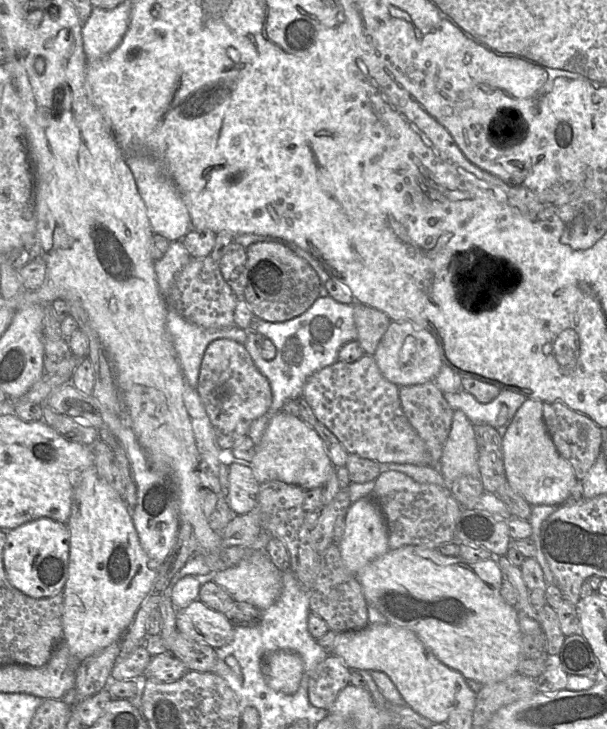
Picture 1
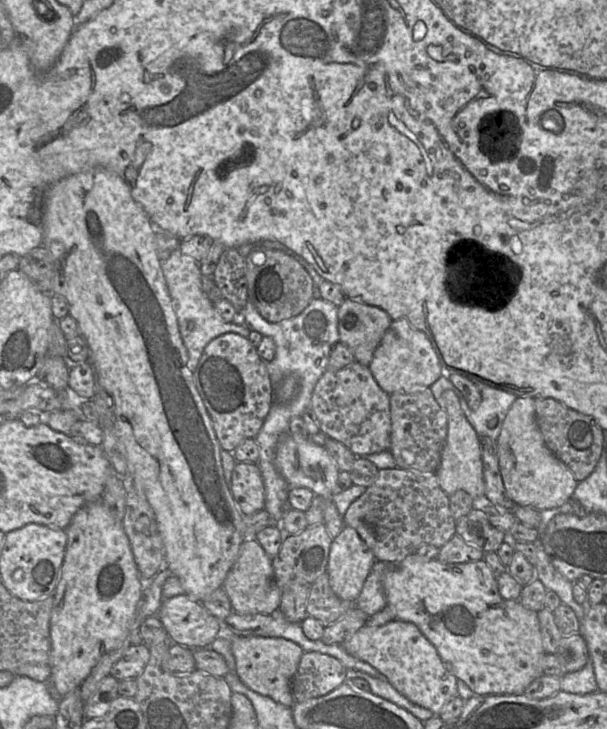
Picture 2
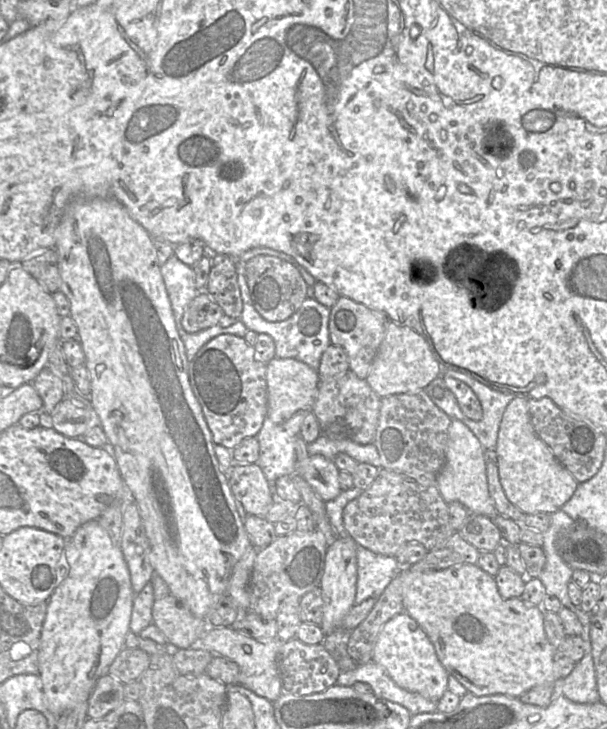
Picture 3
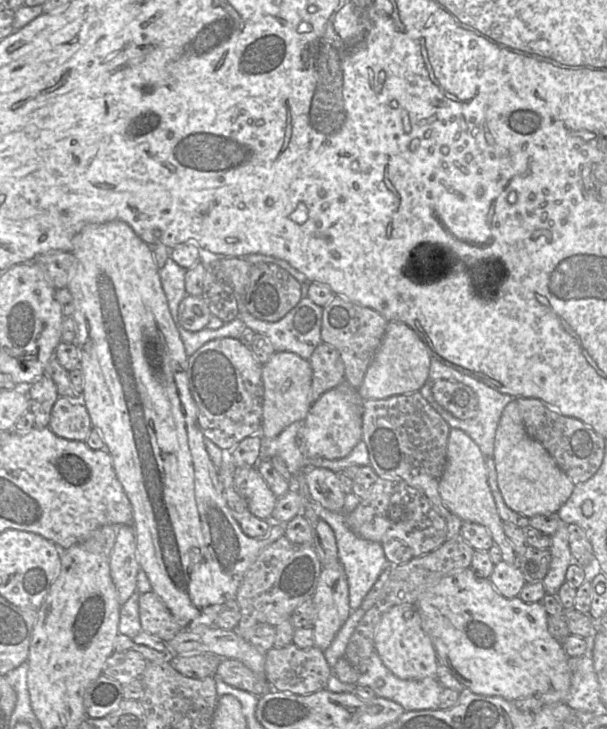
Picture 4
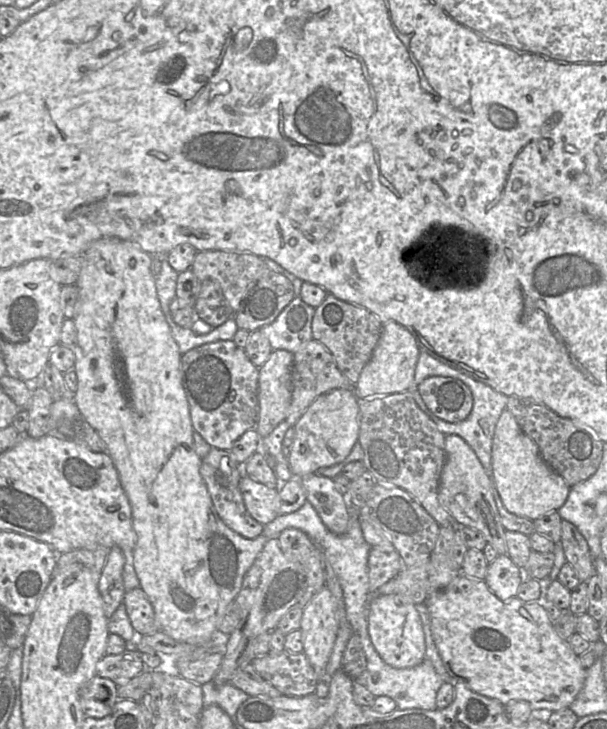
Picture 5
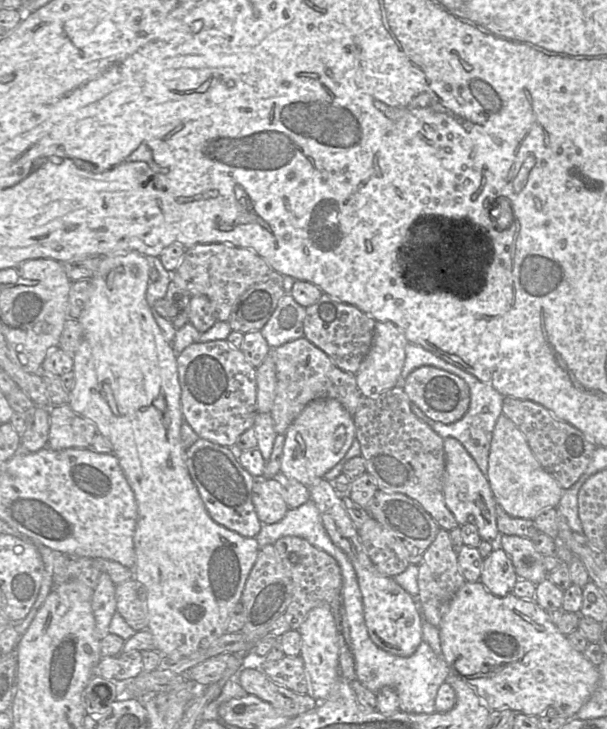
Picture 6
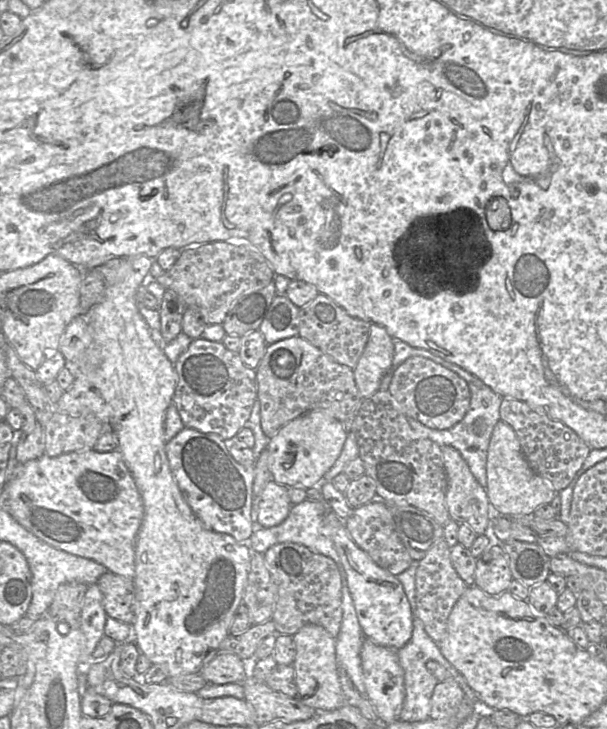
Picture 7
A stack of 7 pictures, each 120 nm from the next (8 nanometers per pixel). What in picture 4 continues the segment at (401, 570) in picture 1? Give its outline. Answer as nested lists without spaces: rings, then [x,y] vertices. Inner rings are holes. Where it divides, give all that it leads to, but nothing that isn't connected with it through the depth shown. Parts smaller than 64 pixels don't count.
[[[469,567],[443,577],[438,583],[427,589],[419,597],[416,607],[421,618],[422,629],[431,639],[437,654],[438,662],[447,666],[453,676],[474,694],[499,696],[512,702],[519,698],[534,696],[539,697],[545,705],[565,701],[569,693],[573,673],[568,666],[567,661],[569,657],[565,653],[563,646],[558,643],[548,631],[548,613],[542,602],[526,603],[518,596],[512,599],[505,598],[499,594],[489,578],[481,578],[477,576]]]

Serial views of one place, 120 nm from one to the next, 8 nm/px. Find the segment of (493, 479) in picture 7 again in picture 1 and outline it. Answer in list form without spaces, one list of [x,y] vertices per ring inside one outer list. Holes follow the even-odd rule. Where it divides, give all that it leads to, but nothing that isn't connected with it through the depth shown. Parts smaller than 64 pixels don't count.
[[[527,398],[502,437],[505,475],[512,489],[530,505],[562,505],[577,483],[572,465],[557,451],[543,419],[543,403]]]

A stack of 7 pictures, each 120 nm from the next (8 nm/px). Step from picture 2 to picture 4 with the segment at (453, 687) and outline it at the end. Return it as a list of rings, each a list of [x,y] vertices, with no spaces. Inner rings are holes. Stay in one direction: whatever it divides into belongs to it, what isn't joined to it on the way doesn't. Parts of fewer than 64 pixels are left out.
[[[401,604],[390,608],[377,627],[374,647],[383,664],[400,679],[437,678],[437,654],[431,639],[422,629],[416,605]]]

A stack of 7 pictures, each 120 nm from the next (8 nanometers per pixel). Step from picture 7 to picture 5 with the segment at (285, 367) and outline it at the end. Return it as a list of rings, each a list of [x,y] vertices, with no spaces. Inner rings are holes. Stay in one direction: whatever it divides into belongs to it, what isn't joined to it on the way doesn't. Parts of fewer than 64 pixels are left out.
[[[312,339],[293,354],[292,396],[285,421],[293,427],[312,402],[334,389],[353,389],[354,385],[338,369],[333,355],[327,348]]]

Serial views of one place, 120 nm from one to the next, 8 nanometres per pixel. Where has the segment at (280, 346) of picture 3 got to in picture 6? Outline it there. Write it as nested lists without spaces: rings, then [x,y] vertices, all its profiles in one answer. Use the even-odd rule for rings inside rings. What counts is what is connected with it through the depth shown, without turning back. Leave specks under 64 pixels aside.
[[[285,294],[260,332],[271,348],[279,347],[304,337],[305,315],[305,308]]]

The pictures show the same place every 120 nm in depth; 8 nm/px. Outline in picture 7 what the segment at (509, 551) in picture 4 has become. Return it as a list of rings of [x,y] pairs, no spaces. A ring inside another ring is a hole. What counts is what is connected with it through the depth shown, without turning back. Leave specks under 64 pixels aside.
[[[452,446],[440,447],[447,476],[446,506],[450,518],[458,524],[468,525],[477,535],[484,535],[492,520],[492,510],[486,489],[477,482],[458,450]]]

